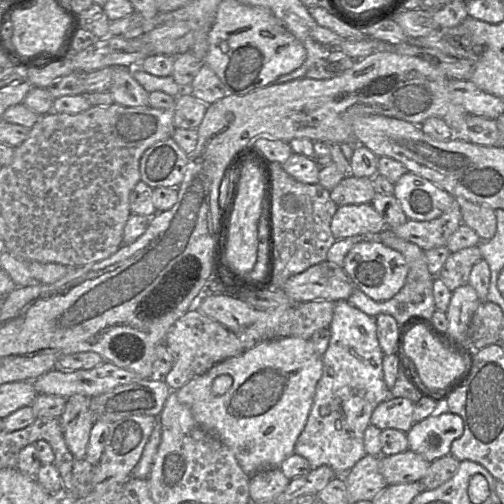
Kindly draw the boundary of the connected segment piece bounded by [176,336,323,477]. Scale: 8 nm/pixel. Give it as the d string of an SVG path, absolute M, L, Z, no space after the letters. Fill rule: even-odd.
M299 337L264 341L194 377L176 390L176 395L181 403L189 407L196 422L234 453L243 471L251 477L263 470L279 469L282 462L294 453L295 443L307 422L316 386L322 376L322 356L313 350L309 340ZM224 374L230 375L233 383L225 394L214 395L213 382Z

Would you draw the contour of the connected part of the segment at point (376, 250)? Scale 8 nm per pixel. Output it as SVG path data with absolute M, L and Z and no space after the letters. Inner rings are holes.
M379 235L367 237L354 245L344 259L343 269L350 277L355 289L359 289L377 302L394 297L405 285L408 274L408 265L404 256L380 242Z

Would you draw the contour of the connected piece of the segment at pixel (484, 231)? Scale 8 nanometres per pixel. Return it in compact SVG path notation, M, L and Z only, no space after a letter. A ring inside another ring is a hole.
M466 199L457 201L460 206L463 223L472 228L482 241L491 239L497 230L494 209Z

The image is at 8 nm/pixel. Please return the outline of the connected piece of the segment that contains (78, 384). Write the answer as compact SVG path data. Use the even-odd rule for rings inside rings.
M110 362L70 372L52 369L32 381L37 393L58 395L67 399L74 394L95 397L112 389L139 382L141 377Z

